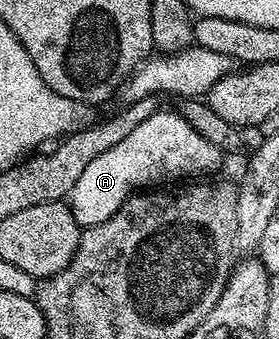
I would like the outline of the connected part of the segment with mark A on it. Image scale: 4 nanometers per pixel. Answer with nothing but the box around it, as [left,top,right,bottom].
[67,111,223,225]

